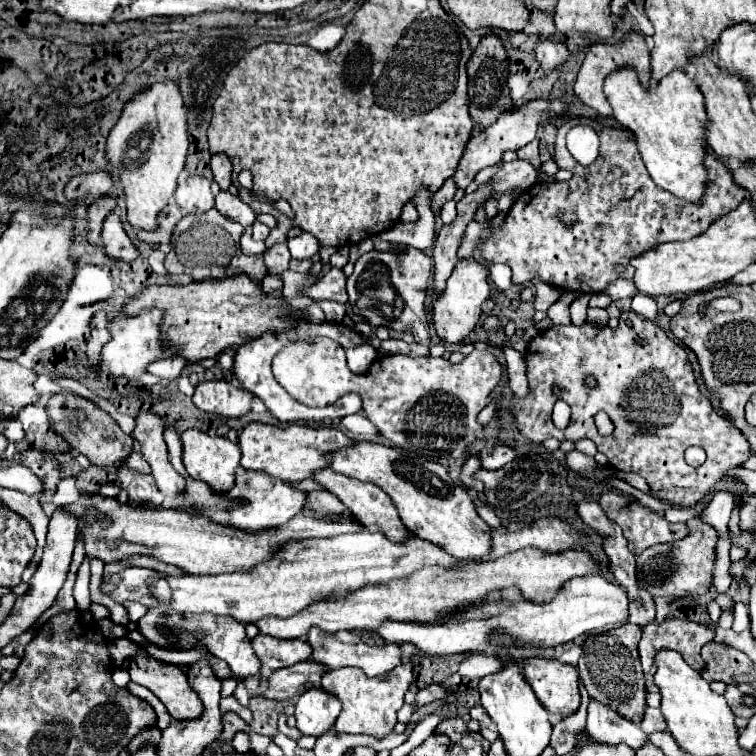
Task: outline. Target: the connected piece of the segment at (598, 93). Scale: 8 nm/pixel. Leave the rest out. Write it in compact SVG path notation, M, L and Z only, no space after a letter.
M627 34L625 40L617 46L611 46L611 44L593 44L587 54L585 54L585 60L583 60L583 66L577 74L577 80L575 80L575 94L579 96L579 100L587 106L591 106L593 110L597 110L601 116L605 118L611 118L613 116L613 110L611 110L611 104L607 102L607 96L603 92L603 80L607 78L607 74L623 68L623 66L631 66L637 74L639 74L639 82L643 88L649 88L649 78L651 78L651 60L649 60L649 50L647 50L647 44L645 44L645 38L641 34Z

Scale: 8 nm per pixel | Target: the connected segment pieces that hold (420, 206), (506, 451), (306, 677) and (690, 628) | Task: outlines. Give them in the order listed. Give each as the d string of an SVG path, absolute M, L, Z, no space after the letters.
M419 190L413 197L416 209L419 210L419 220L417 222L399 222L395 232L381 232L379 238L387 242L399 242L405 246L413 246L417 250L427 250L435 242L436 218L431 212L431 198L427 190Z
M499 444L499 446L493 446L493 448L483 448L477 456L481 460L481 468L499 470L515 458L515 450L505 446L505 444Z
M313 660L275 670L271 674L269 688L265 690L263 696L273 700L289 700L307 692L309 688L321 688L321 676L325 672L327 670L323 670L323 666L319 666Z
M665 618L663 622L651 622L647 626L643 626L643 638L639 642L639 656L641 656L641 664L643 664L643 672L647 678L647 692L659 692L659 688L653 682L653 674L655 674L655 654L659 650L675 650L683 656L683 660L697 672L703 672L703 658L701 658L701 648L711 642L715 638L715 628L713 626L705 626L705 624L697 624L691 620L679 620L679 618Z

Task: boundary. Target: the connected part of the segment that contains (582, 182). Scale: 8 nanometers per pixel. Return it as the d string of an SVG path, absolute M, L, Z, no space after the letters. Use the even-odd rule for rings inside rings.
M569 118L563 122L563 126L557 130L553 160L559 164L559 168L571 170L573 178L567 182L553 182L553 184L537 182L529 190L521 192L519 198L515 200L513 208L509 210L507 222L503 222L503 226L499 230L493 230L491 234L487 234L487 238L483 238L483 242L479 244L479 254L485 262L489 262L489 264L503 262L511 268L511 272L513 272L511 284L515 284L515 286L525 286L525 284L533 282L533 278L539 278L541 282L545 282L553 288L559 288L559 290L569 290L569 292L579 292L579 294L603 292L607 288L607 284L611 280L615 280L617 276L633 278L633 268L629 264L629 260L633 256L639 256L663 242L689 240L689 238L703 234L715 220L719 220L723 214L735 210L735 206L739 206L747 196L745 190L735 186L735 182L733 182L731 174L725 170L723 162L717 160L715 156L707 154L705 166L709 172L709 182L707 182L707 190L703 196L703 204L697 206L697 204L679 200L673 194L659 190L659 186L655 186L651 182L651 176L647 174L647 168L643 166L643 160L639 156L635 136L629 130L607 128L591 118ZM577 124L593 126L601 140L599 156L587 168L583 168L579 162L575 162L575 158L565 148L565 134L569 132L569 128L573 128ZM559 212L575 212L579 222L575 226L563 226L557 220ZM615 264L621 264L625 270L621 274L617 274Z

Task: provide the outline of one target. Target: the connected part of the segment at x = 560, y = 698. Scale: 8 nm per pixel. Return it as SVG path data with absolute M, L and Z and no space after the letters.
M531 658L523 666L523 676L549 712L555 712L561 718L577 712L581 694L579 674L573 666L561 664L557 660Z

